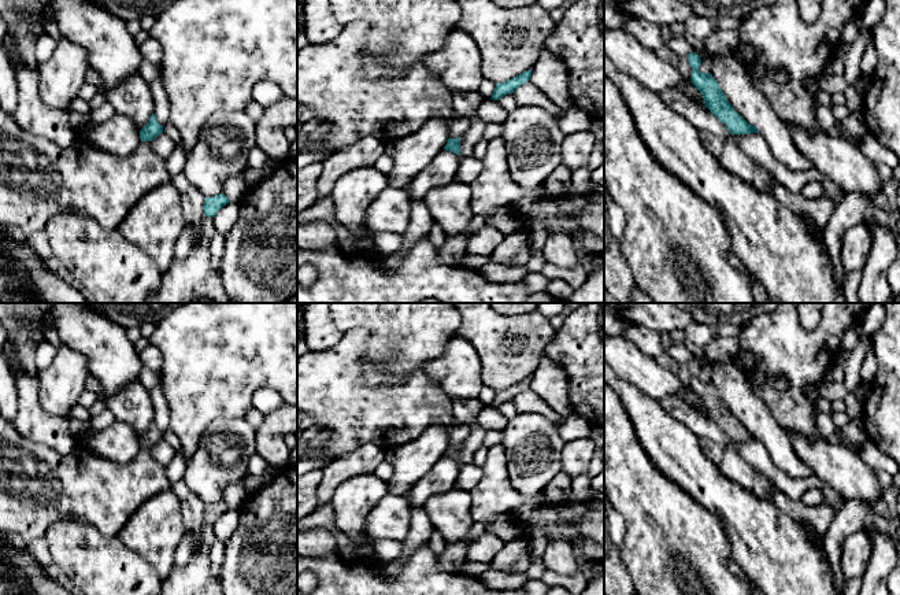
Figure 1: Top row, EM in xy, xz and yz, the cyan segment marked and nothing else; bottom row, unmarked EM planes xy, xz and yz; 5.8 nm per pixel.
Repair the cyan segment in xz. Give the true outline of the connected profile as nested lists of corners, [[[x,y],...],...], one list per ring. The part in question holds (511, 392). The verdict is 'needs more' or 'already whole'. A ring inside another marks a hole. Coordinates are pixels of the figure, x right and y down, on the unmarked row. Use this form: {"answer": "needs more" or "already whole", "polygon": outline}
{"answer": "needs more", "polygon": [[[455,303],[455,306],[462,315],[458,336],[467,339],[474,345],[481,359],[484,385],[496,391],[490,406],[499,407],[514,400],[530,387],[532,374],[544,355],[547,343],[555,335],[549,318],[538,310],[521,315],[501,315],[489,303]]]}

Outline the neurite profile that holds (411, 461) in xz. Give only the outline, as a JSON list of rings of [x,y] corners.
[[[433,424],[414,441],[393,447],[385,455],[385,459],[393,468],[393,474],[388,483],[389,494],[403,496],[411,492],[414,484],[444,457],[448,446],[445,426]]]

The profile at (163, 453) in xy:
[[[160,440],[156,446],[151,448],[152,457],[163,466],[168,466],[175,450],[164,440]]]

